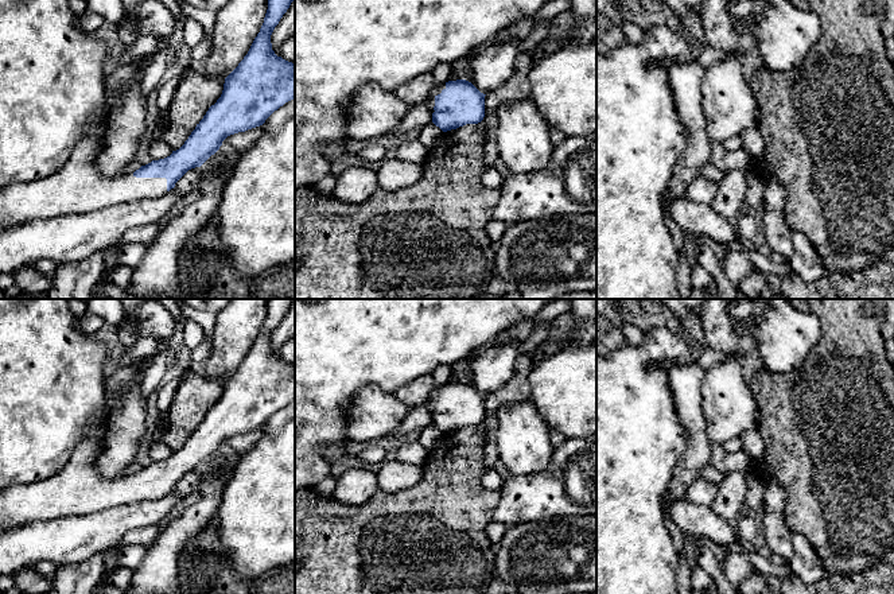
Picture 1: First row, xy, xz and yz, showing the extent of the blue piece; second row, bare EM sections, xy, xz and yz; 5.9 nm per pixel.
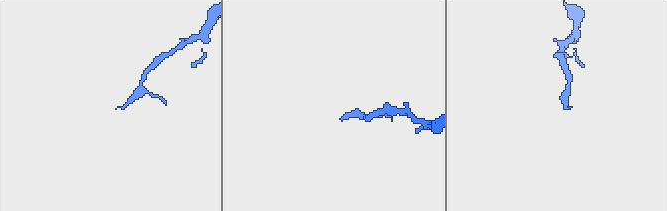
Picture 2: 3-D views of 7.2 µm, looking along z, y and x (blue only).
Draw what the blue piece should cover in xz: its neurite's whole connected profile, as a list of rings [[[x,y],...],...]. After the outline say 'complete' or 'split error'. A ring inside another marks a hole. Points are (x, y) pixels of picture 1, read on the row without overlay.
[[[466,381],[436,385],[424,405],[432,412],[432,424],[443,434],[466,426],[478,426],[485,419],[485,397]]]; split error

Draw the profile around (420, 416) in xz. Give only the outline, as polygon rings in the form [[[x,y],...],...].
[[[419,405],[413,408],[407,418],[403,420],[403,423],[388,436],[400,436],[409,434],[412,431],[420,431],[423,427],[432,423],[432,412],[428,407]]]

